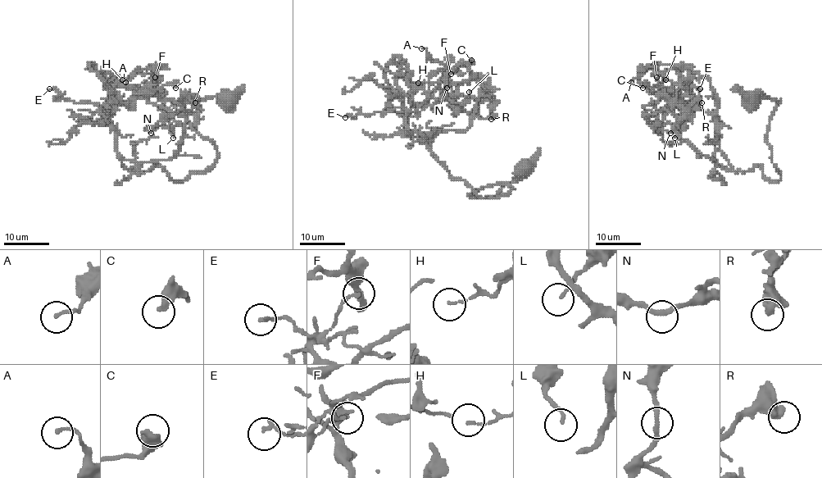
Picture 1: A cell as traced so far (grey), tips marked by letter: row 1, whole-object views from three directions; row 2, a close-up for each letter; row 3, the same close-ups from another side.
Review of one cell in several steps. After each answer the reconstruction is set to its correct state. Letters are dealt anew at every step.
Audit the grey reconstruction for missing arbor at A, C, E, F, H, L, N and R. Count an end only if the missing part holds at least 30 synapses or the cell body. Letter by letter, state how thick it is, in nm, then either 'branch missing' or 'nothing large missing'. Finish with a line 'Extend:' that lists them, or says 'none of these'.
A: 150 nm thick; nothing large missing
C: 480 nm thick; nothing large missing
E: 160 nm thick; nothing large missing
F: 90 nm thick; nothing large missing
H: 80 nm thick; nothing large missing
L: 120 nm thick; nothing large missing
N: 190 nm thick; nothing large missing
R: 500 nm thick; nothing large missing
Extend: none of these

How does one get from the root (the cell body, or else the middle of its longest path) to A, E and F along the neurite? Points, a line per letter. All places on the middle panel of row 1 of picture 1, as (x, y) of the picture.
A: (524, 171), (472, 198), (513, 188), (480, 198), (406, 130), (427, 100), (453, 100), (447, 68), (421, 48)
E: (524, 171), (472, 198), (513, 188), (480, 198), (453, 178), (406, 130), (402, 106), (345, 117)
F: (524, 171), (495, 195), (472, 198), (486, 186), (513, 188), (480, 198), (406, 130), (406, 116), (451, 74)

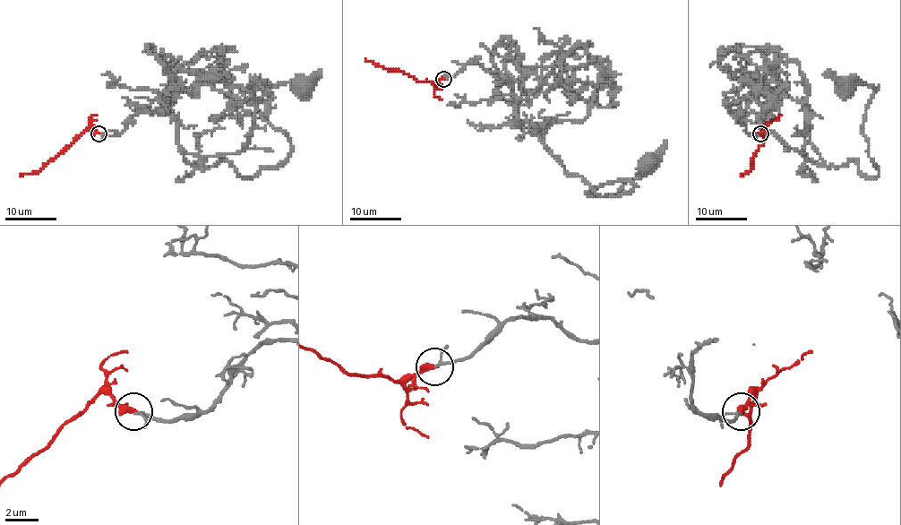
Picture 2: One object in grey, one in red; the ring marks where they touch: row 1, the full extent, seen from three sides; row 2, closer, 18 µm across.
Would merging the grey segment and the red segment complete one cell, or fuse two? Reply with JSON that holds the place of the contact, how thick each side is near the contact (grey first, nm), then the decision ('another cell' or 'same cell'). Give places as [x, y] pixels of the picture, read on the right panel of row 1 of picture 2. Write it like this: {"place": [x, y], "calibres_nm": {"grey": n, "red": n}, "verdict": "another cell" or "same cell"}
{"place": [760, 133], "calibres_nm": {"grey": 120, "red": 400}, "verdict": "same cell"}

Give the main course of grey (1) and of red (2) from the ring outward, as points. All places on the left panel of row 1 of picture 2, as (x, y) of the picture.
1: (98, 133), (161, 113), (170, 95), (184, 159), (252, 176), (278, 167), (291, 140), (243, 91), (303, 86)
2: (98, 133), (87, 128), (38, 170), (20, 176)

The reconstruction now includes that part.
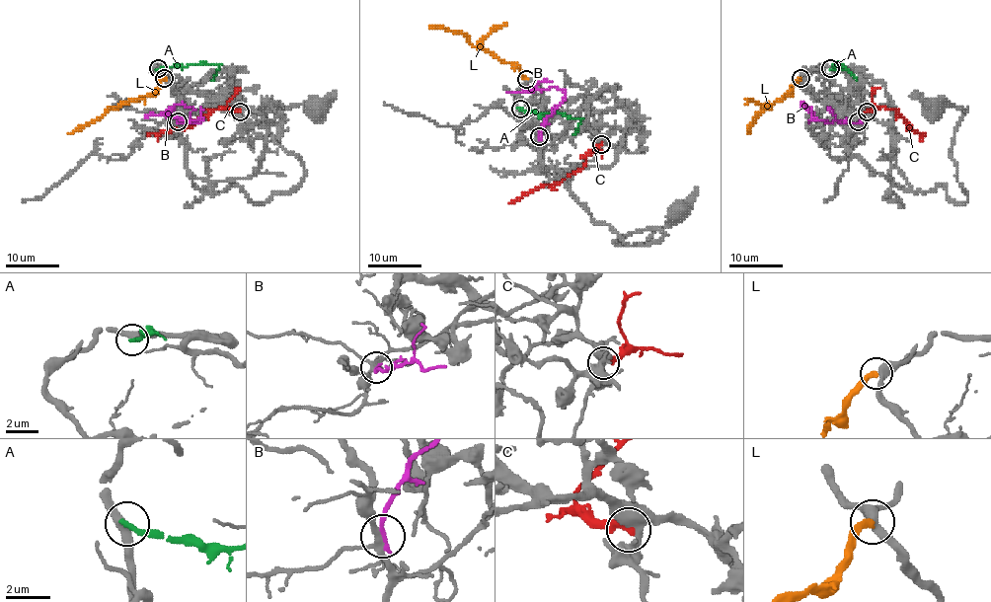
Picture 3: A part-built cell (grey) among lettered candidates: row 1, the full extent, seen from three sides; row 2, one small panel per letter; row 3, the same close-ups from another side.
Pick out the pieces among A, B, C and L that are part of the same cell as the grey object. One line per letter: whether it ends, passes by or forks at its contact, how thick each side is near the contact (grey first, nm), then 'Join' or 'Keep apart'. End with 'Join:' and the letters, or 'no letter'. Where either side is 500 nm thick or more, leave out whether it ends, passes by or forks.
A: It ends there. Thickness 340 nm (grey) against 240 nm. Keep apart
B: It ends there. Thickness 240 nm (grey) against 240 nm. Keep apart
C: It ends there. Thickness 400 nm (grey) against 300 nm. Keep apart
L: It ends there. Thickness 420 nm (grey) against 320 nm. Keep apart
Join: no letter

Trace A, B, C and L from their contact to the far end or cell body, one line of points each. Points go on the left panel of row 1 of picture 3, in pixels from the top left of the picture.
A: (158, 69), (217, 63), (217, 73), (211, 79)
B: (177, 121), (202, 119), (187, 120), (169, 116), (167, 112), (180, 104), (189, 106)
C: (240, 112), (218, 109), (190, 121), (183, 129), (148, 135)
L: (164, 78), (150, 95), (111, 108), (98, 119), (68, 133)

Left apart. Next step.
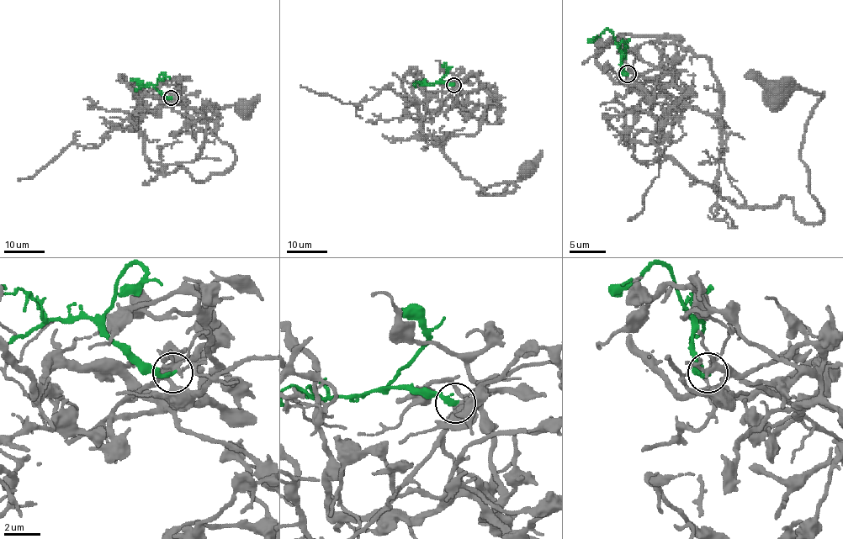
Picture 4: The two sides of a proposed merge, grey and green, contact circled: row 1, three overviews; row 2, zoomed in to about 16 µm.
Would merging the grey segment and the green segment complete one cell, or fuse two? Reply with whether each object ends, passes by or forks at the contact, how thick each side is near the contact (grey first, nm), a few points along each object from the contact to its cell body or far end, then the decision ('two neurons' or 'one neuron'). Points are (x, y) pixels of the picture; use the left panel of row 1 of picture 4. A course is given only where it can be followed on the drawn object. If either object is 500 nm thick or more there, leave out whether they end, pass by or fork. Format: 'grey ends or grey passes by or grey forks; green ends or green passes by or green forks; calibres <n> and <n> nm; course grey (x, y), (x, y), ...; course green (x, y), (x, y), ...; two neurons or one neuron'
grey forks; green ends; calibres 240 and 260 nm; course grey (172, 97), (139, 116), (146, 161), (204, 181), (233, 165), (235, 151), (196, 113), (245, 108); course green (171, 97), (165, 97), (156, 87), (162, 73), (165, 76), (159, 80); one neuron

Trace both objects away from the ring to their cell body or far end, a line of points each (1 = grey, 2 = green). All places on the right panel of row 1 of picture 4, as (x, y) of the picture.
1: (628, 73), (715, 120), (723, 197), (773, 208), (790, 197), (819, 223), (801, 144), (823, 95), (781, 93)
2: (628, 73), (624, 73), (615, 37), (607, 29), (590, 42)

